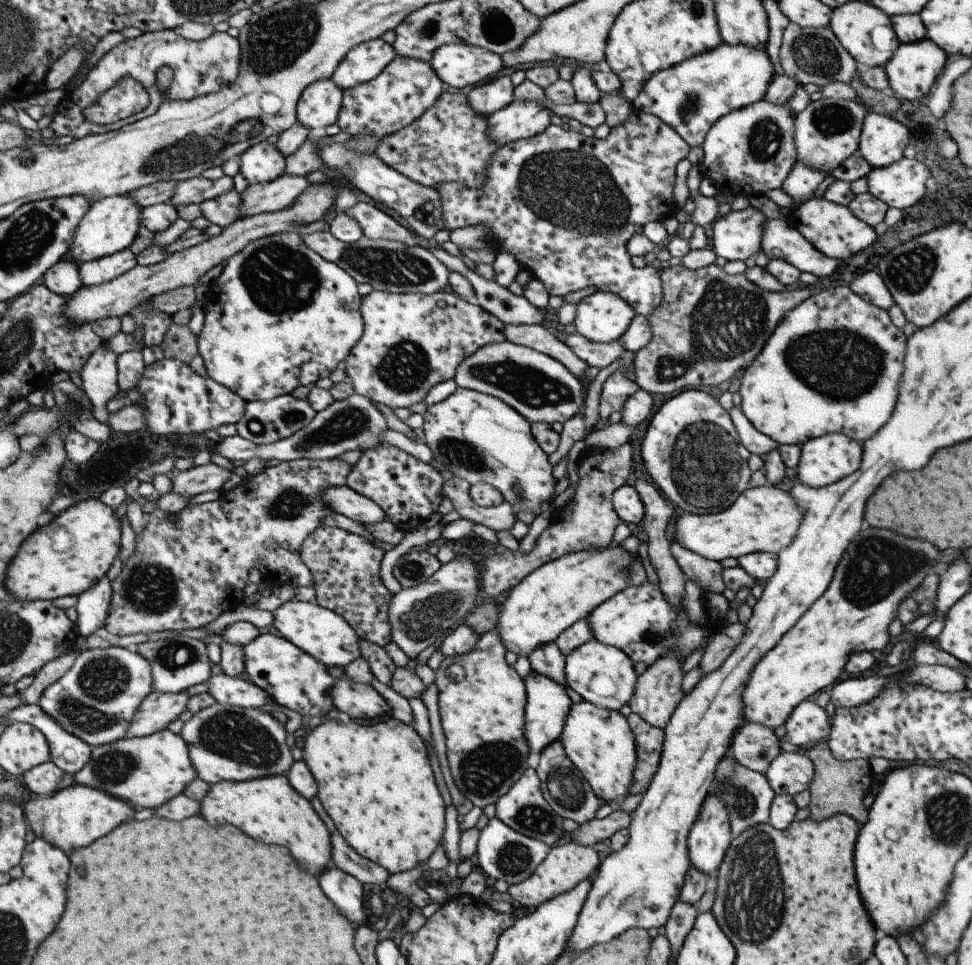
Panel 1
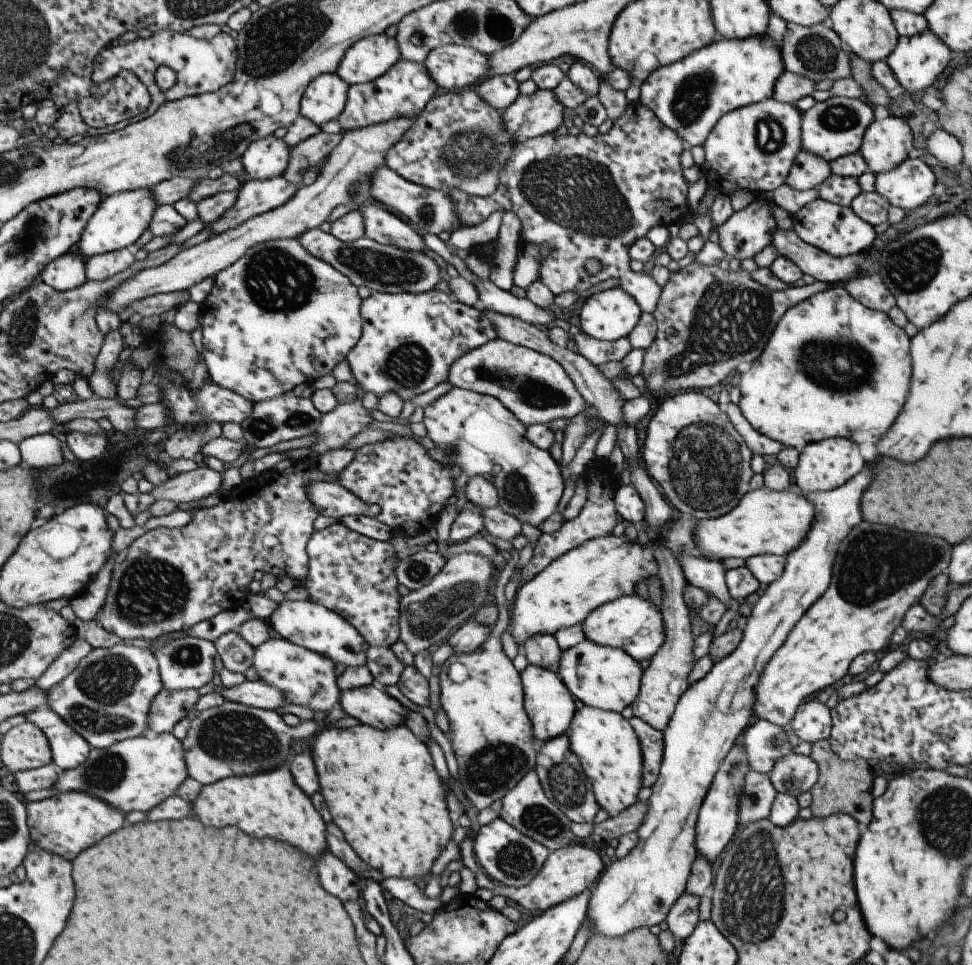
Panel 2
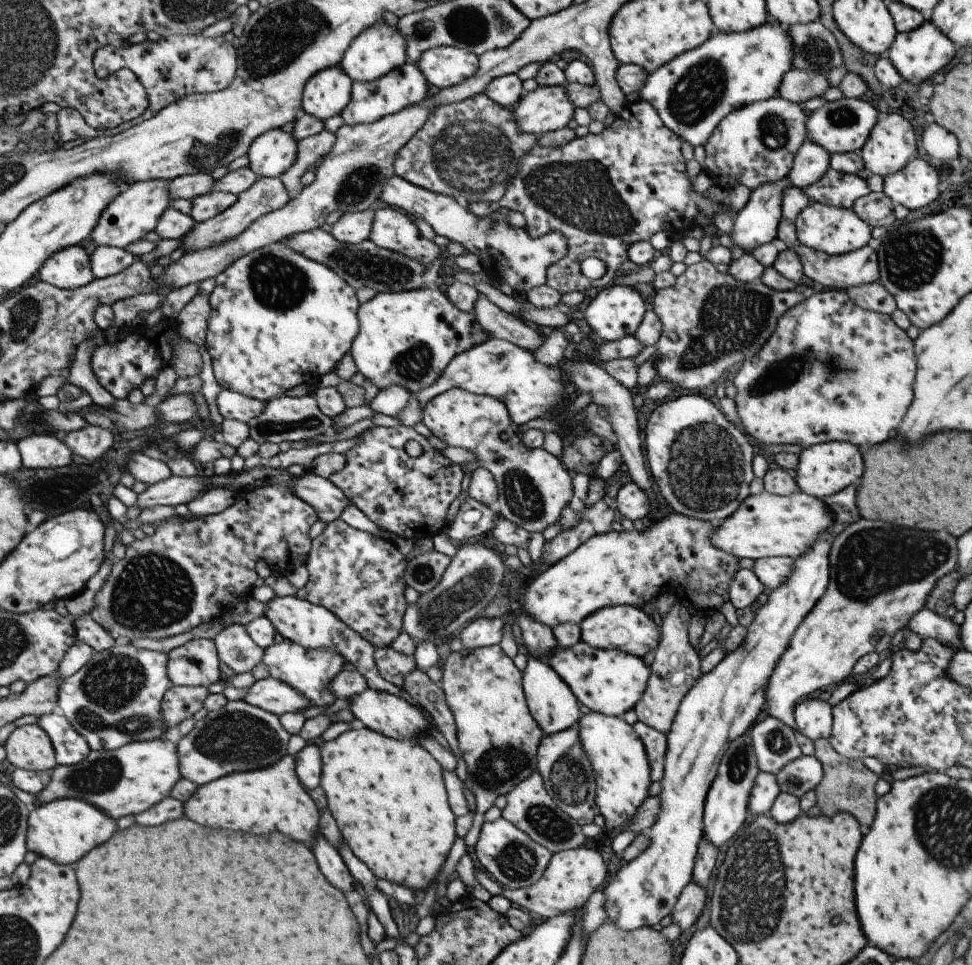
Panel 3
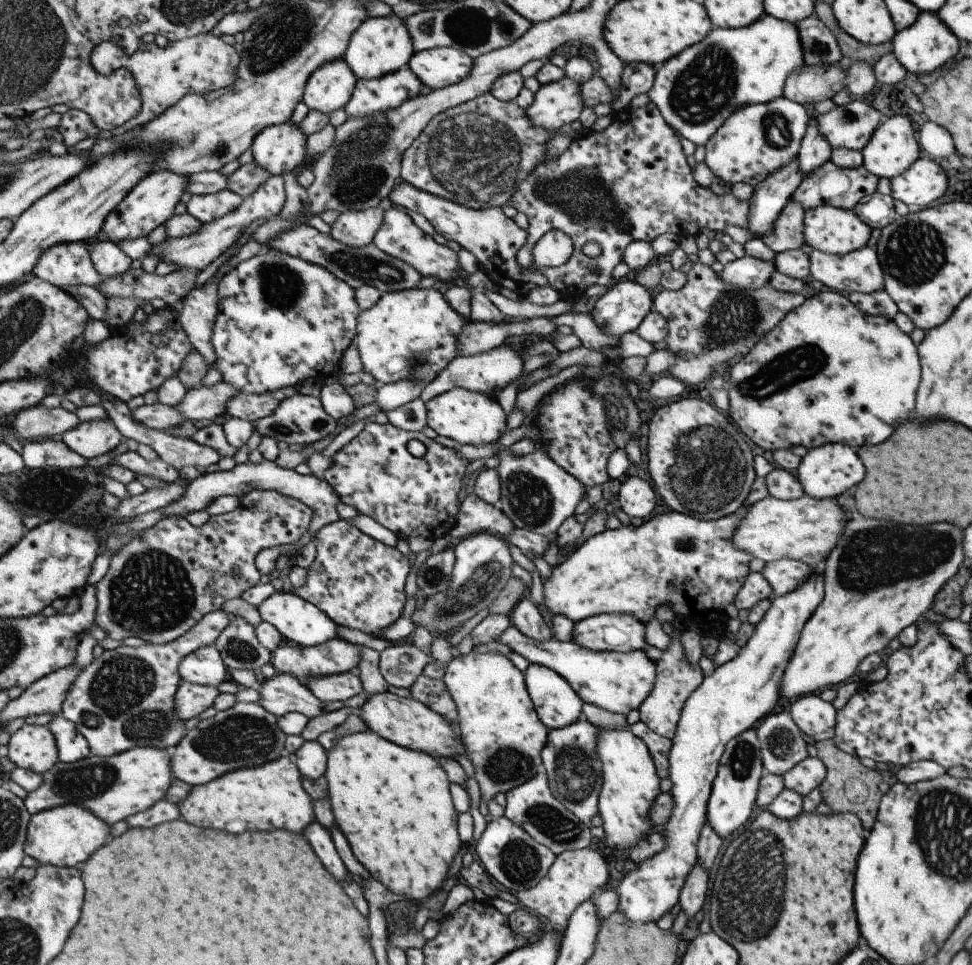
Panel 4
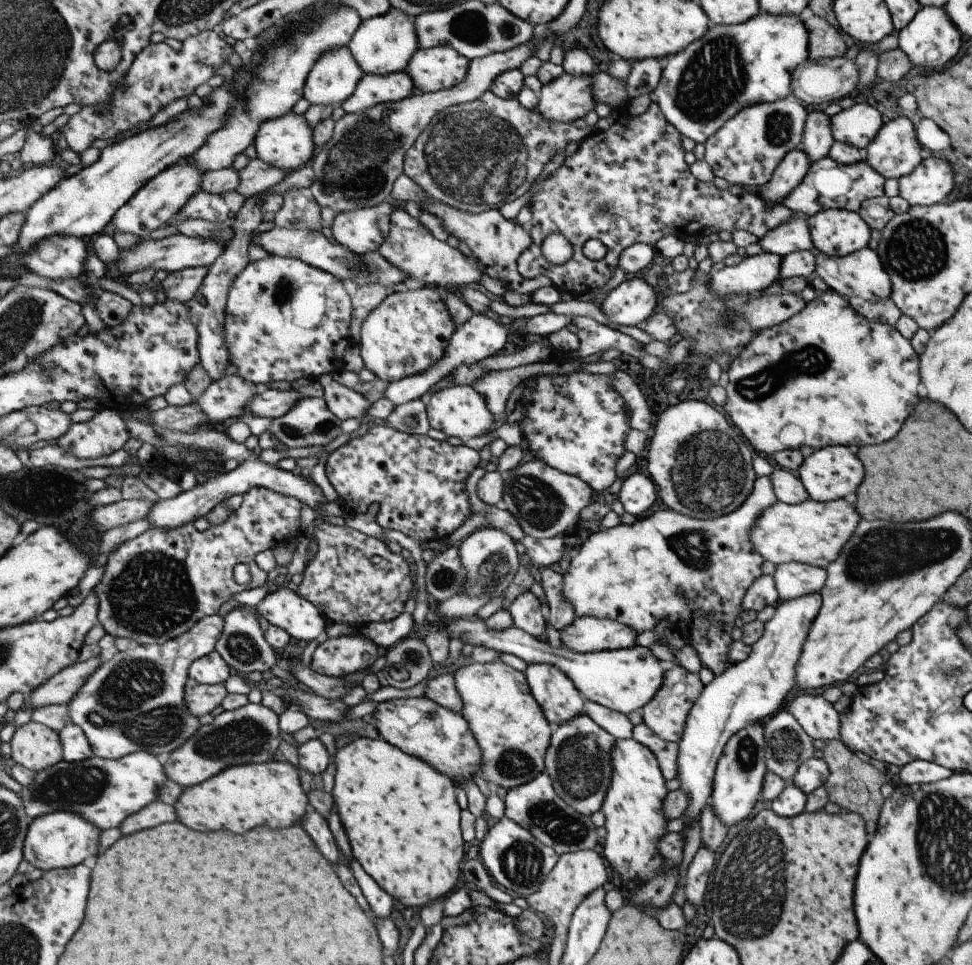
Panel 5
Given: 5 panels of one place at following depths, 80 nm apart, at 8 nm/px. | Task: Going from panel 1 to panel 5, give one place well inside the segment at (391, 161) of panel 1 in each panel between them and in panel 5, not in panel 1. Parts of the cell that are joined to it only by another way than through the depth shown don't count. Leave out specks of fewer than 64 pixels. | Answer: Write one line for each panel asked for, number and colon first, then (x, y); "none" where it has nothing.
2: (457, 141)
3: (468, 150)
4: (474, 154)
5: (477, 156)

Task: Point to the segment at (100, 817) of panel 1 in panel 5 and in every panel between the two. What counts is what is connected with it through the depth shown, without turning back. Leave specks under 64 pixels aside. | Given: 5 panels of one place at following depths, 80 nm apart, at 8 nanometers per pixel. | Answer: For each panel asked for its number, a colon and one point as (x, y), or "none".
2: (66, 824)
3: (65, 830)
4: (65, 836)
5: (61, 840)

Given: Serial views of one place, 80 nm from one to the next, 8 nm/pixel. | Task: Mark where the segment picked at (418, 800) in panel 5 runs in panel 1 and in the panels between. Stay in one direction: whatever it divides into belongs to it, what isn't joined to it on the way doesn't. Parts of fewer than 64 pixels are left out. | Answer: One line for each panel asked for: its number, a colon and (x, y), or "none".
1: (375, 783)
2: (380, 788)
3: (387, 797)
4: (392, 805)

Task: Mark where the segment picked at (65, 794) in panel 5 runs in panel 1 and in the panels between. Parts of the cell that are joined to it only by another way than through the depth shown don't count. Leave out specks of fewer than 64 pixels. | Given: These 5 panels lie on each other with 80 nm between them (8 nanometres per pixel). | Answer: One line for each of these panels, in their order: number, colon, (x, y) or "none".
1: (145, 772)
2: (136, 774)
3: (133, 778)
4: (112, 787)

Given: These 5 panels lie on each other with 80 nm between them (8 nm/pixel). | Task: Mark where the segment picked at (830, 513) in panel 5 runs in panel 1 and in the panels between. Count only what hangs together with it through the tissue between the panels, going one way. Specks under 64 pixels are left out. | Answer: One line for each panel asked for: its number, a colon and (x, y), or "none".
1: (764, 519)
2: (764, 522)
3: (764, 525)
4: (804, 529)

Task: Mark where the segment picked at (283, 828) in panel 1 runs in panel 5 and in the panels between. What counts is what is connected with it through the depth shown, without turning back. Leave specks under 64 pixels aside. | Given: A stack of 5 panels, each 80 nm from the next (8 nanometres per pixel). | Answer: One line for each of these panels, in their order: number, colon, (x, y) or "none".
2: (271, 804)
3: (270, 799)
4: (270, 797)
5: (241, 798)

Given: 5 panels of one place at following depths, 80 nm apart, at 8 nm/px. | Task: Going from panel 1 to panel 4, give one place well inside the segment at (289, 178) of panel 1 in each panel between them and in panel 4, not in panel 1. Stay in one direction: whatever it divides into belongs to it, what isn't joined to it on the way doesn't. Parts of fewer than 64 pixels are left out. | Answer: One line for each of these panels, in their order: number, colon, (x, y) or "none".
2: (257, 197)
3: (268, 194)
4: (196, 252)

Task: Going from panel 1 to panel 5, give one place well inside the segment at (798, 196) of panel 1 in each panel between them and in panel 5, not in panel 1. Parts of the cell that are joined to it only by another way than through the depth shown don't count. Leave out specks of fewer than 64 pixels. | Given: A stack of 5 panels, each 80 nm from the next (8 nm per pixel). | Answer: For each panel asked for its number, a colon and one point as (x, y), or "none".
2: (807, 172)
3: (810, 162)
4: (814, 150)
5: (816, 140)

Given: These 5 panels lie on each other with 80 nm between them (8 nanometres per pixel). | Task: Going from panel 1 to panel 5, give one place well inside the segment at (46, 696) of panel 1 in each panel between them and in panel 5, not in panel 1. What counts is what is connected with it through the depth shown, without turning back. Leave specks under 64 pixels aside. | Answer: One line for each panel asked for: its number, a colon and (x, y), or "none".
2: (107, 699)
3: (116, 699)
4: (126, 698)
5: (136, 701)

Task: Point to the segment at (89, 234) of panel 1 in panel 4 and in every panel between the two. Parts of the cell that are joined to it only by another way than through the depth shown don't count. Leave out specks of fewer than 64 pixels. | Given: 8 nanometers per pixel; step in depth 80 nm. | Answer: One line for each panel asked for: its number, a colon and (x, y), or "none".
2: (120, 221)
3: (134, 213)
4: (153, 201)

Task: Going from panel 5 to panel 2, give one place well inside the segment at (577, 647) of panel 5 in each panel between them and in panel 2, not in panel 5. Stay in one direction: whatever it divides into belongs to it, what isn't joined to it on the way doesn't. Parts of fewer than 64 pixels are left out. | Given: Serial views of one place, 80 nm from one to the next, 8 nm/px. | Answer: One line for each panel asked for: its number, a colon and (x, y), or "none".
2: (630, 623)
3: (627, 628)
4: (622, 633)

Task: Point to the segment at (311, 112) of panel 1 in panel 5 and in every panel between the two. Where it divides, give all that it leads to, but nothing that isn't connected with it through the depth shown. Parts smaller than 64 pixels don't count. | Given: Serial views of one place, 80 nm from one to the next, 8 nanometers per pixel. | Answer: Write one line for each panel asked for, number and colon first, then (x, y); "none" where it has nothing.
2: (324, 100)
3: (328, 93)
4: (330, 87)
5: (334, 78)

